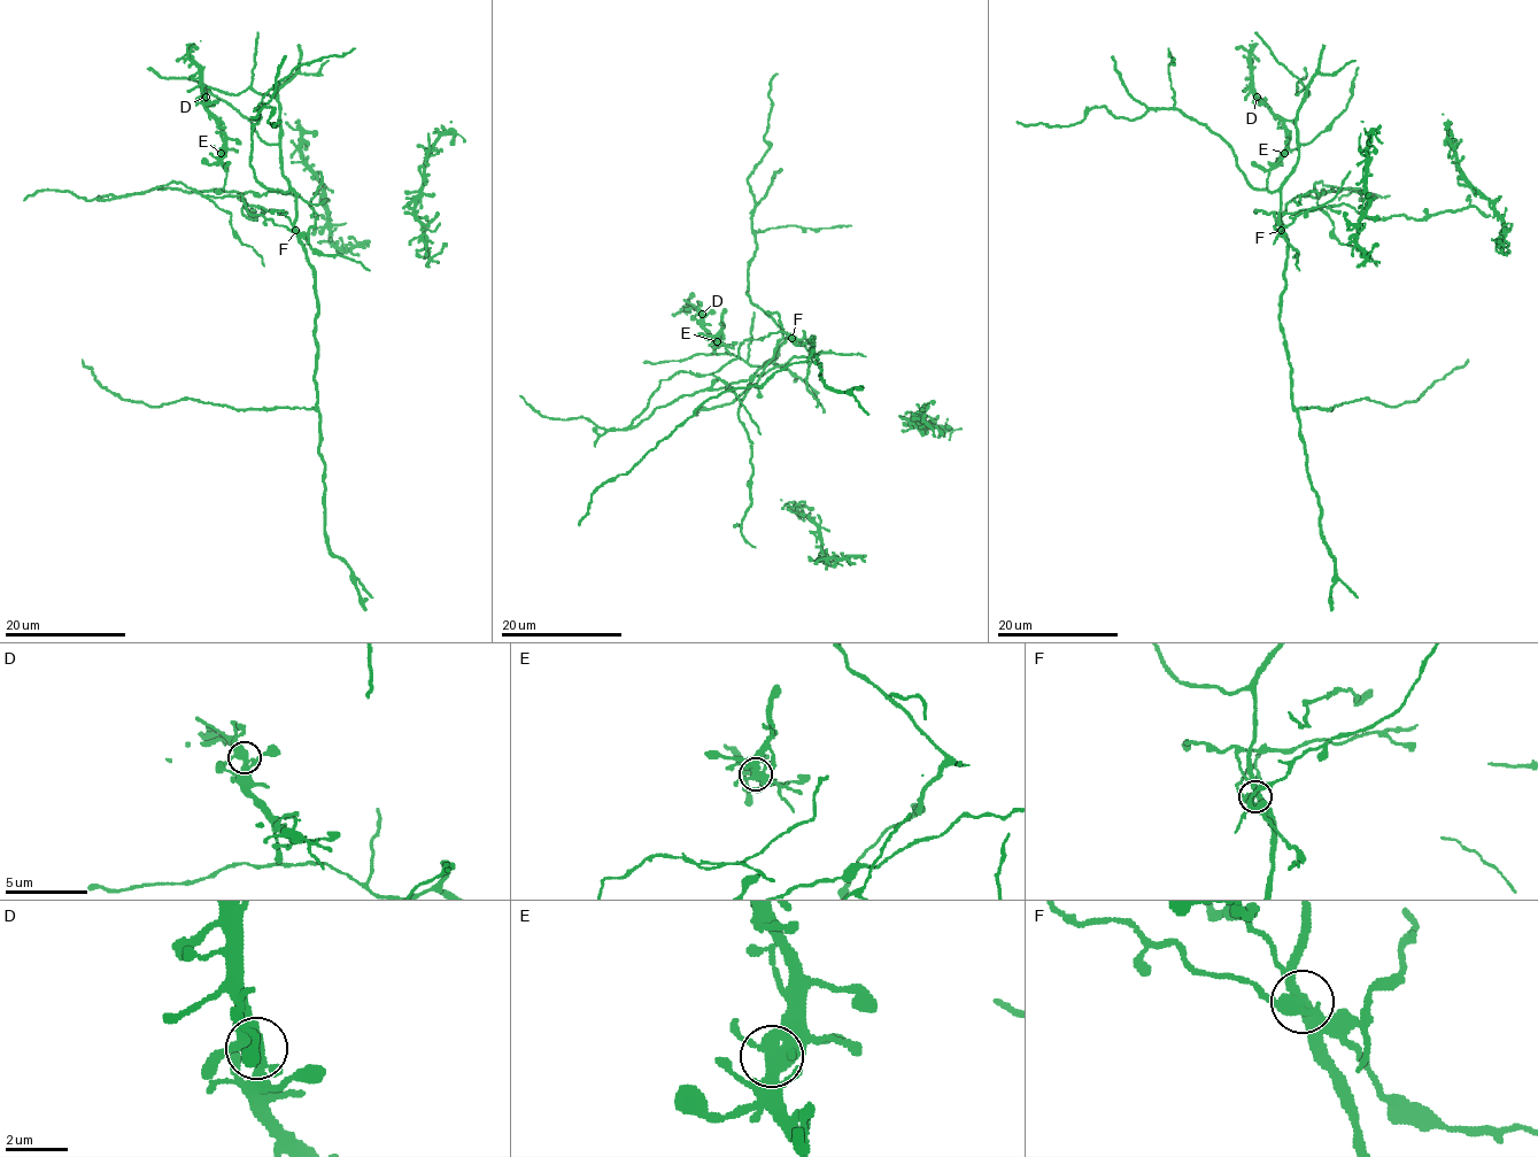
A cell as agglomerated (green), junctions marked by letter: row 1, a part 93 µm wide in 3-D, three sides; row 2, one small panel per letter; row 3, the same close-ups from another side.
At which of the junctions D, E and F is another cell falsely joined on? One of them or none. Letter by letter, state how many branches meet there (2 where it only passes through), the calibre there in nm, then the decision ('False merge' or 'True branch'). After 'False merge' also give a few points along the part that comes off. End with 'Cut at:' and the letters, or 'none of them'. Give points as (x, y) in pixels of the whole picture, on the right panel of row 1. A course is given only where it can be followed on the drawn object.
D: Branches: 3. Thickness 400 nm. True branch
E: Branches: 3. Thickness 420 nm. True branch
F: Branches: 3. Thickness 440 nm. False merge. Course of the part to remove: (1281, 230), (1274, 226), (1289, 202), (1318, 197), (1316, 183), (1369, 193), (1347, 187), (1293, 200)
Cut at: F

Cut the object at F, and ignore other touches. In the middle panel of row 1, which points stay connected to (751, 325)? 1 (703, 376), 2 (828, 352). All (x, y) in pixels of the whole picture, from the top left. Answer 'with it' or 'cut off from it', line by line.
1: cut off from it
2: cut off from it

